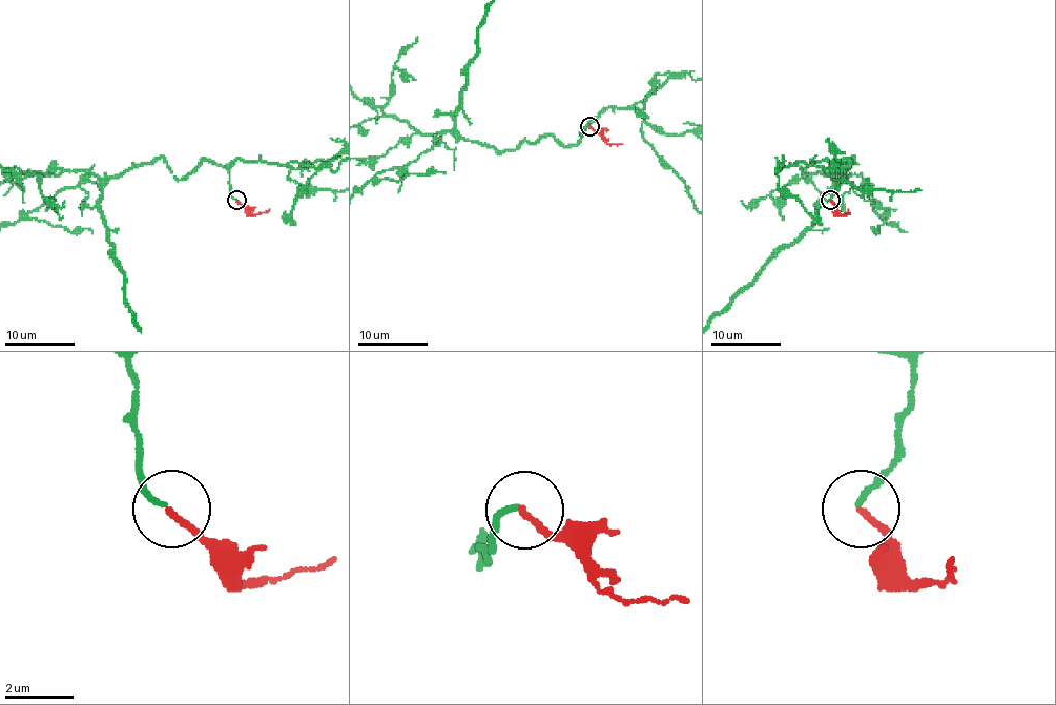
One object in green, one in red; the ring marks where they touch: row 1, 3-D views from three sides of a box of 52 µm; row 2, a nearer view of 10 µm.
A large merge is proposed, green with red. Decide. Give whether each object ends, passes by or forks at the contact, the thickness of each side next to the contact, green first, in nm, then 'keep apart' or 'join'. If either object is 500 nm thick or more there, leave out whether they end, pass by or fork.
green ends | red ends | 150/190 nm | join

